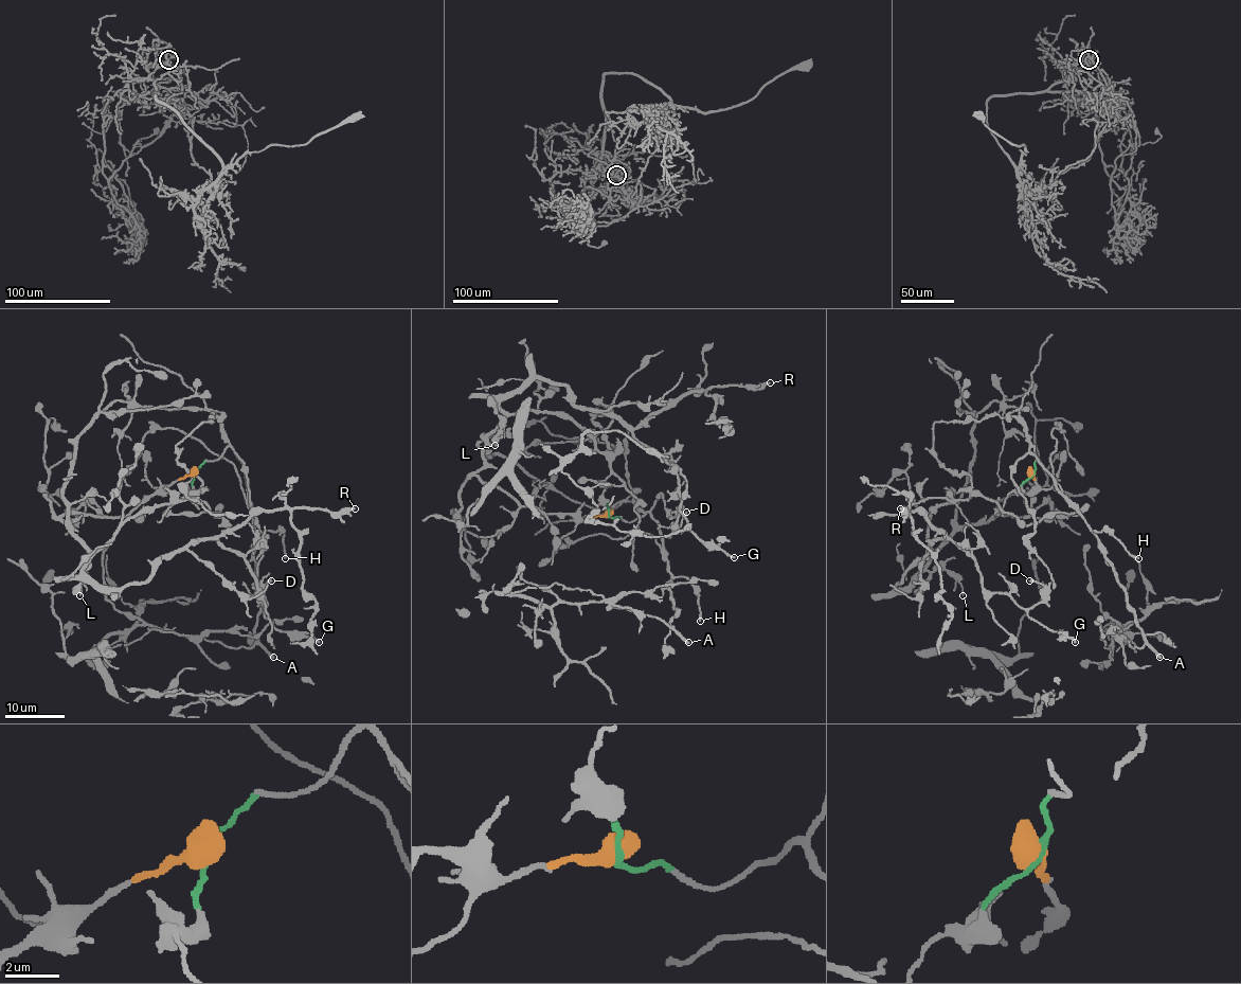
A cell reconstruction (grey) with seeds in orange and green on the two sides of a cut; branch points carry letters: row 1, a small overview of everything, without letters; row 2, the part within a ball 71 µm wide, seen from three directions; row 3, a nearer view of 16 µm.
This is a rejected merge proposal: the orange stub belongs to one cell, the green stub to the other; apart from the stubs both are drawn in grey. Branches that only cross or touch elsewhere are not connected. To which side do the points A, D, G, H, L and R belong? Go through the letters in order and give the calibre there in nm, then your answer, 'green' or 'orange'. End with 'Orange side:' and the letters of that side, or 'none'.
A: calibre 320 nm; green
D: calibre 180 nm; orange
G: calibre 180 nm; orange
H: calibre 180 nm; green
L: calibre 130 nm; orange
R: calibre 260 nm; orange
Orange side: D, G, L, R

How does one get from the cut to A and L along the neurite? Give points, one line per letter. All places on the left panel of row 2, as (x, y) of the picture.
A: (193, 473), (229, 446), (243, 463), (256, 536), (253, 557), (261, 598), (254, 633), (274, 658)
L: (193, 473), (145, 496), (126, 515), (60, 517), (89, 556), (79, 594)

